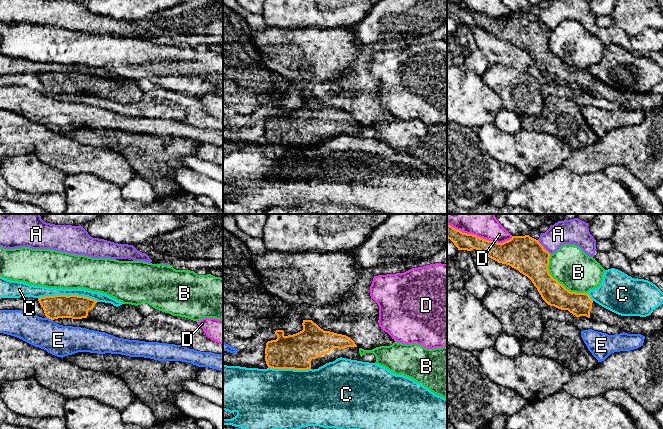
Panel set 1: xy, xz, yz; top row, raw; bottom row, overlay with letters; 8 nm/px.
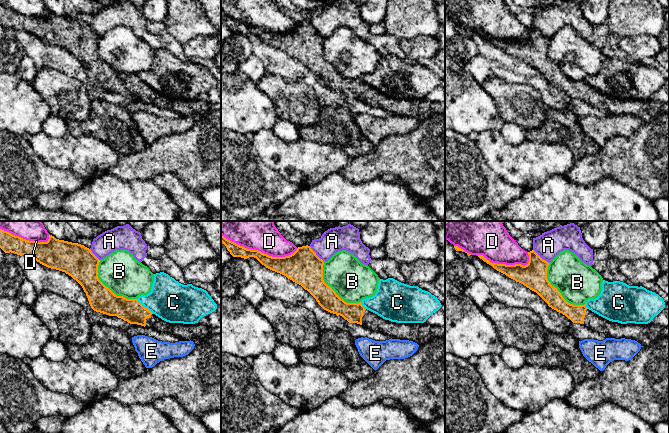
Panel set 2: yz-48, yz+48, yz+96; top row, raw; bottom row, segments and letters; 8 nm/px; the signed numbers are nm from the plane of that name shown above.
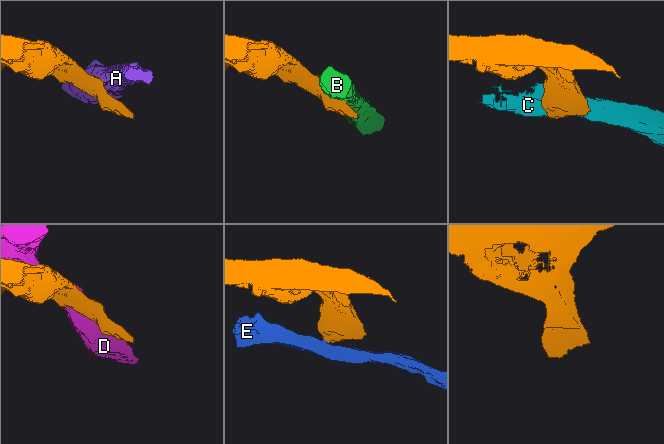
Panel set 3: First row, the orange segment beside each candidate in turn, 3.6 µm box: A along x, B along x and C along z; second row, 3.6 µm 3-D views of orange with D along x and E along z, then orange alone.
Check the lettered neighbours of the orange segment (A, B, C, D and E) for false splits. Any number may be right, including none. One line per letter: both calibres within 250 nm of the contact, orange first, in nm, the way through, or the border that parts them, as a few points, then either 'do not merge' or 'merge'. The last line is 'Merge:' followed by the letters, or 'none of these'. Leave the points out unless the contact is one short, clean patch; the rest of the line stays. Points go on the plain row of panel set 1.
A: calibres 280 and 180 nm; border yz (537, 16), (550, 30); do not merge
B: calibres 240 and 320 nm; do not merge
C: calibres 190 and 100 nm; do not merge
D: calibres 170 and 140 nm; do not merge
E: calibres 190 and 240 nm; border xy (46, 92), (52, 96); do not merge
Merge: none of these

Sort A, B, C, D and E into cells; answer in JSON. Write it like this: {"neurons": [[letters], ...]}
{"neurons": [["A"], ["B"], ["C"], ["D"], ["E"]]}

